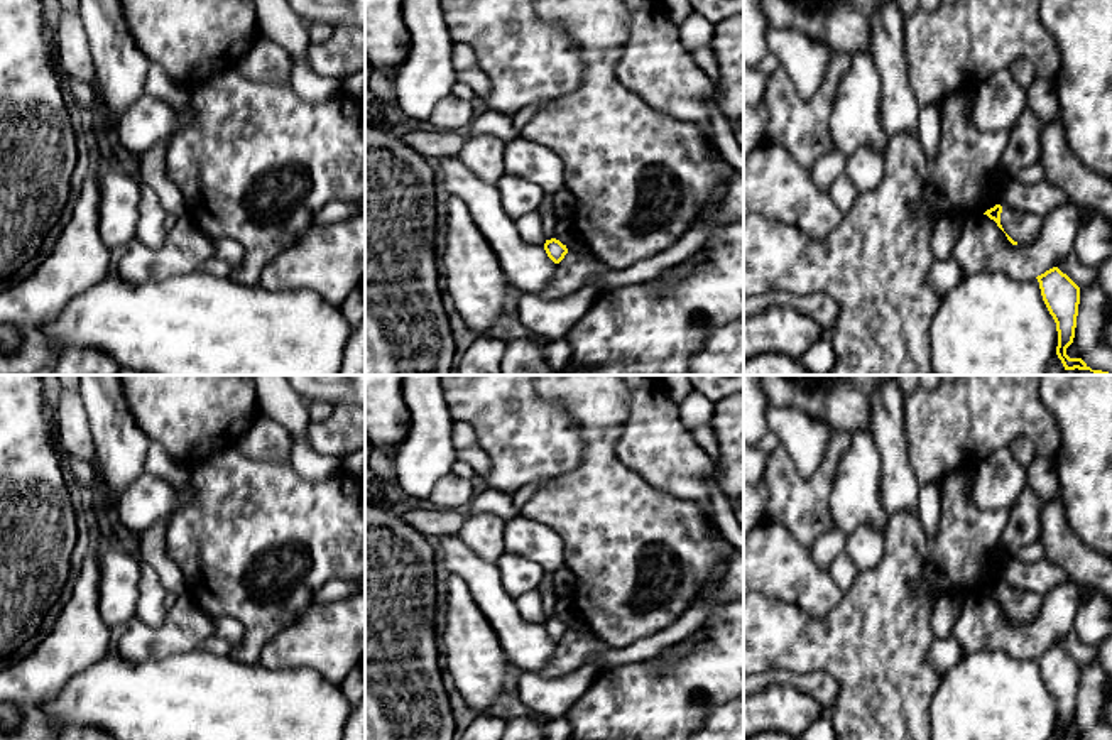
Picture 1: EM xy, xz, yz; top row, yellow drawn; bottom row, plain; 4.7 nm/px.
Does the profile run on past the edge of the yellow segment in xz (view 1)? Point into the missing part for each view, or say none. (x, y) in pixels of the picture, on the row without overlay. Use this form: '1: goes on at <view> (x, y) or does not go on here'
1: does not go on here

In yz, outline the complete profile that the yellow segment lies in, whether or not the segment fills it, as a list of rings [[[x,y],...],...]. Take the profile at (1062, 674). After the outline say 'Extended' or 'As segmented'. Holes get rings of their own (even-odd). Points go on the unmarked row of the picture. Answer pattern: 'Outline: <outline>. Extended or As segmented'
Outline: [[[1058,645],[1046,649],[1036,656],[1039,661],[1043,679],[1056,701],[1058,725],[1056,733],[1061,740],[1083,740],[1082,737],[1070,737],[1066,726],[1073,721],[1080,666]]]. As segmented

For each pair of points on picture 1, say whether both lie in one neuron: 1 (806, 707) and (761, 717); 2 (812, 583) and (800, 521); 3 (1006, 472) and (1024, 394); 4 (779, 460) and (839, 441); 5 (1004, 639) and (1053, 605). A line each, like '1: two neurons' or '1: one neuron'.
1: one neuron
2: two neurons
3: two neurons
4: one neuron
5: one neuron

